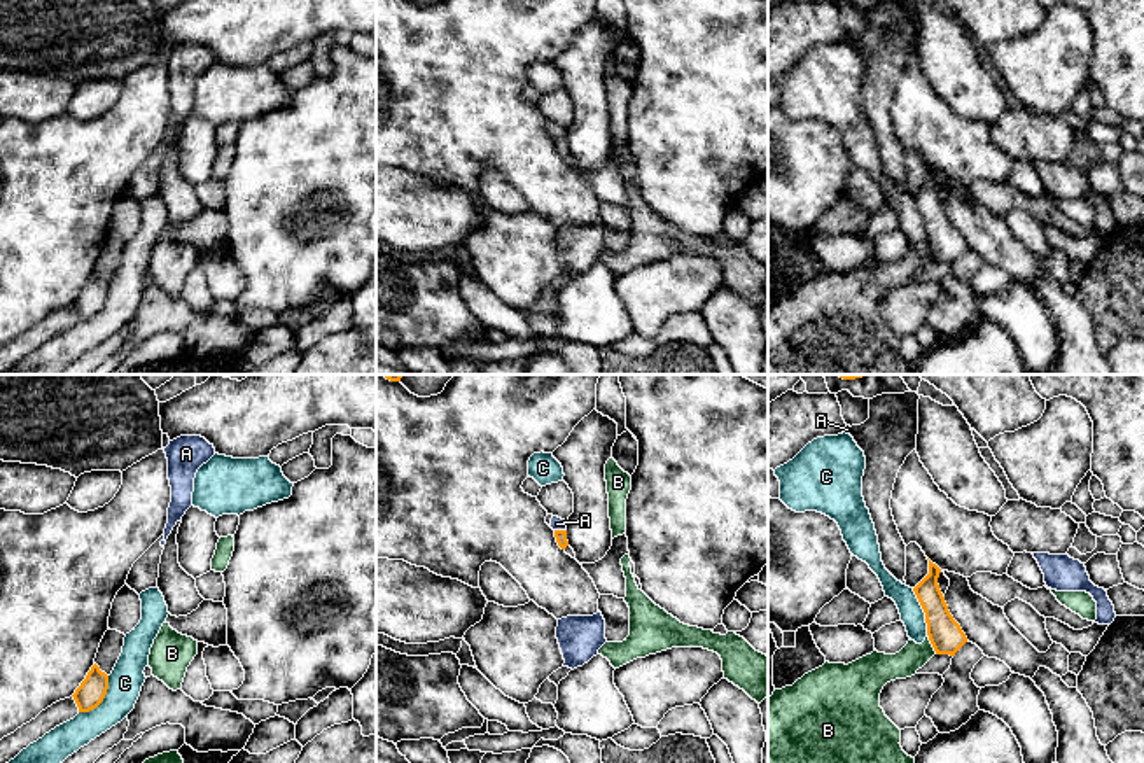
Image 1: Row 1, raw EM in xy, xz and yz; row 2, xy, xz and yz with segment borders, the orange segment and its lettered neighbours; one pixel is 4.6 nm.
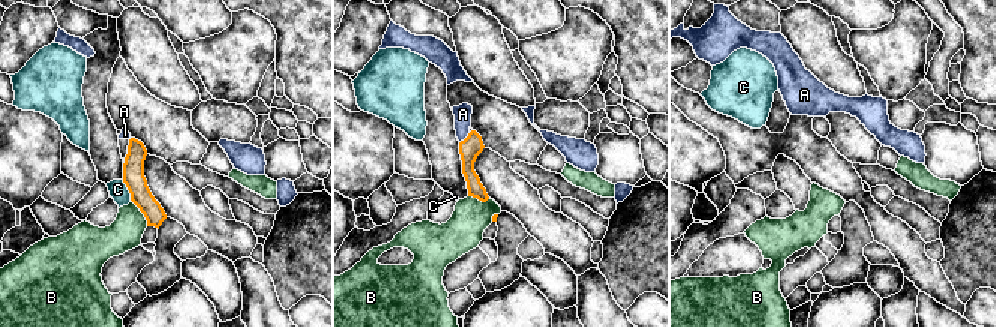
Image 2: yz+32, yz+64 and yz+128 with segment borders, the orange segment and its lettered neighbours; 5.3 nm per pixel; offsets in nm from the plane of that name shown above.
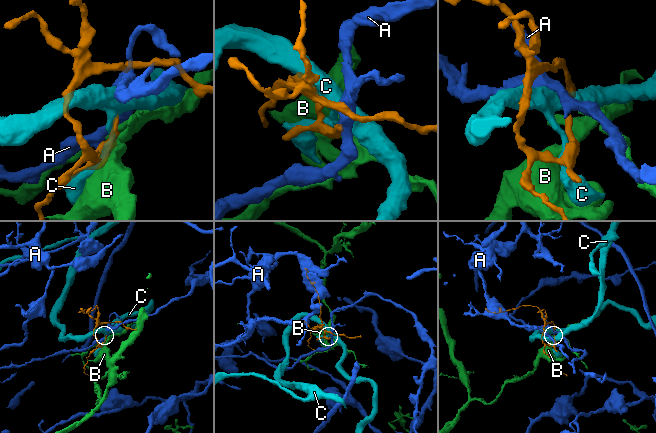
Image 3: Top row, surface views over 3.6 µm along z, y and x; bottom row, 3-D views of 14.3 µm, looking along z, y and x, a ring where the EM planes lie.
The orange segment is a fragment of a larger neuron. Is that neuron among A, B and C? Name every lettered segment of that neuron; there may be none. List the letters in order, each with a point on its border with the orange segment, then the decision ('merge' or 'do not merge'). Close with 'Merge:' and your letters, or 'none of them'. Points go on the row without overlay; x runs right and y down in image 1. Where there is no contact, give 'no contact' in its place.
A: meets orange in xz at (560, 139); merge
B: meets orange in yz at (933, 252); do not merge
C: meets orange in xy at (102, 308); do not merge
Merge: A

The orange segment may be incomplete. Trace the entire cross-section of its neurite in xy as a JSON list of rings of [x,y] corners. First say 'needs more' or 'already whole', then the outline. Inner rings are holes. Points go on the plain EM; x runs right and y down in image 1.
already whole; [[[94,271],[87,280],[86,287],[72,303],[79,315],[79,320],[89,320],[96,317],[103,310],[107,298],[108,284],[101,280],[100,275]]]

